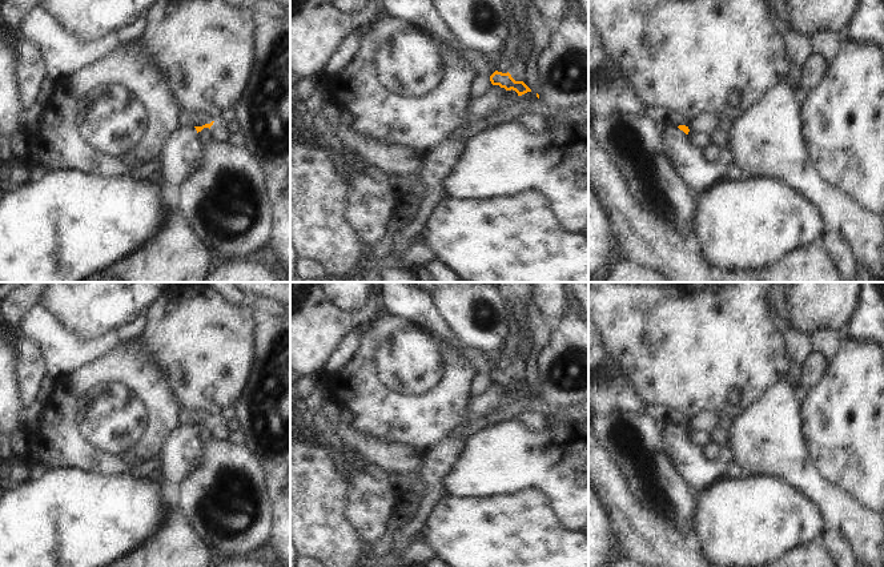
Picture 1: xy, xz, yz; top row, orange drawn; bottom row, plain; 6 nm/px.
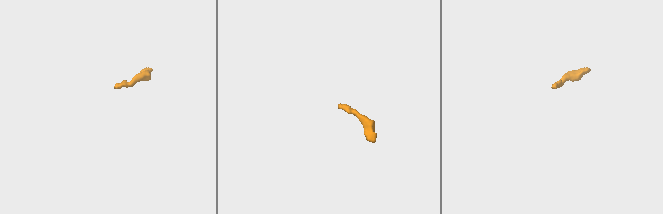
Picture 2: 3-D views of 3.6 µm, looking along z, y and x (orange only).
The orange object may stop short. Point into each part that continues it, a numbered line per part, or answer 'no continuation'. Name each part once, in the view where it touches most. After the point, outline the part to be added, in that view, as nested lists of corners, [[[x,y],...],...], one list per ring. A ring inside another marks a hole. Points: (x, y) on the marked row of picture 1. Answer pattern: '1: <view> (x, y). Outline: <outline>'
1: yz (699, 173). Outline: [[[671,126],[664,130],[662,140],[678,174],[695,196],[700,196],[724,180],[726,166],[719,161],[708,161],[703,150],[691,145],[686,136],[678,126]]]

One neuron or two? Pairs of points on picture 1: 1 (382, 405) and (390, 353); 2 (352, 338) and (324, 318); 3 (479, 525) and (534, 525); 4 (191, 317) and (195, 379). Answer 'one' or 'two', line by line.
1: one
2: two
3: one
4: one

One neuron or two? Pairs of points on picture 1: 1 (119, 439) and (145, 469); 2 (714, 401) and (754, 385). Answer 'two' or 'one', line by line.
1: two
2: one

